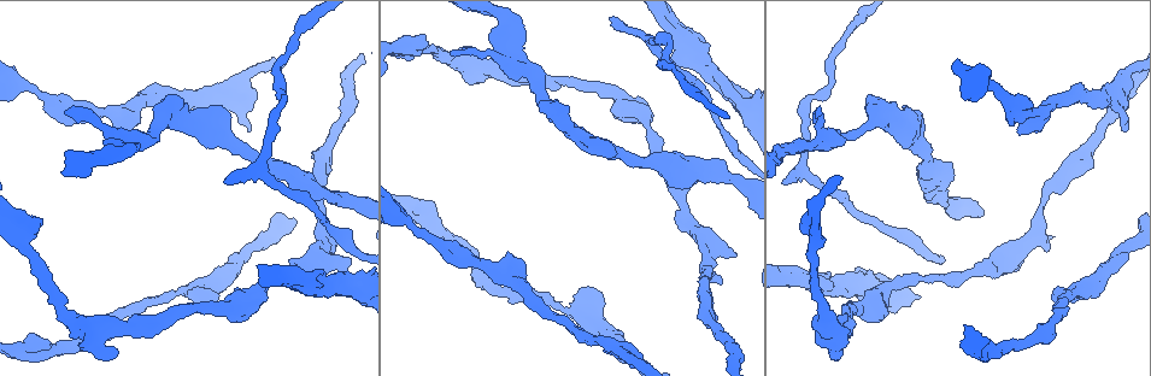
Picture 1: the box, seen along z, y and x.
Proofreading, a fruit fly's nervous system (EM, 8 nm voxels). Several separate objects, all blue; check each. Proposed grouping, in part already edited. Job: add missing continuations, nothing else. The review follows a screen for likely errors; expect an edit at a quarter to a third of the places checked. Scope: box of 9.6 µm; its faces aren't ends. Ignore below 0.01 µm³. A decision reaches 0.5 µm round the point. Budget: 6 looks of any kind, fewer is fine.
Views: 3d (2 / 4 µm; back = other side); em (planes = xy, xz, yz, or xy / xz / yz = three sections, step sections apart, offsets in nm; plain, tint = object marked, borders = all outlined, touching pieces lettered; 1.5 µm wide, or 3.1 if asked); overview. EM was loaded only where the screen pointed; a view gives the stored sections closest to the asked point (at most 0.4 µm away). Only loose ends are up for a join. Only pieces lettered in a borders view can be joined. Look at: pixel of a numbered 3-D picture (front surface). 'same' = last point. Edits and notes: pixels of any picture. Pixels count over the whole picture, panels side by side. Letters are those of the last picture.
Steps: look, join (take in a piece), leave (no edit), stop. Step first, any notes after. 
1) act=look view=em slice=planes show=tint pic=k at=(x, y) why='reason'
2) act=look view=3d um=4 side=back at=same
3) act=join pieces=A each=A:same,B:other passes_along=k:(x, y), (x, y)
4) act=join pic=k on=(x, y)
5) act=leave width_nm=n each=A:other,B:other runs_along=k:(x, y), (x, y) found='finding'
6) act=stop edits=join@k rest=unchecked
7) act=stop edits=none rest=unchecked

act=look view=3d um=2 pic=1 at=(249, 132)

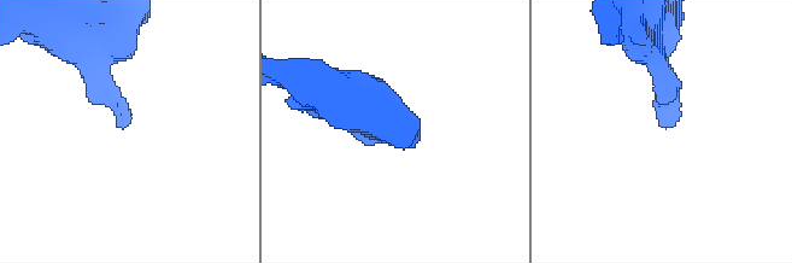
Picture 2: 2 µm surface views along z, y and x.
act=look view=em slice=planes show=borders pic=2 at=(130, 123) why='now the EM'

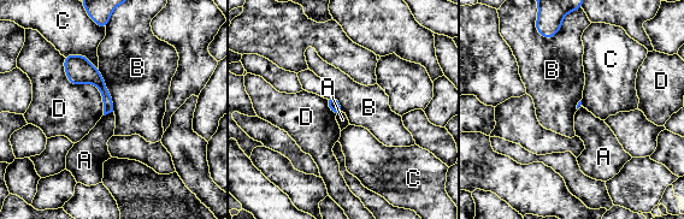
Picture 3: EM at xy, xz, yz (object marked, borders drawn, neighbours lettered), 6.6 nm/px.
act=leave longest_contact=D:480nm each=A:other,B:other,C:other,D:other border=3:(112, 111), (104, 116) found='no lettered piece goes on from it'

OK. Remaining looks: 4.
act=look view=3d um=2 pic=1 at=(578, 290) why='branch stops here'

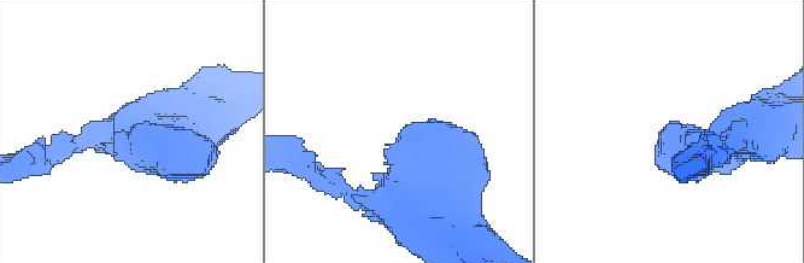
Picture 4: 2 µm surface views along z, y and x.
act=look view=em slice=xy step=8 show=tint pic=4 at=(674, 127) why='shape alone is not enough'

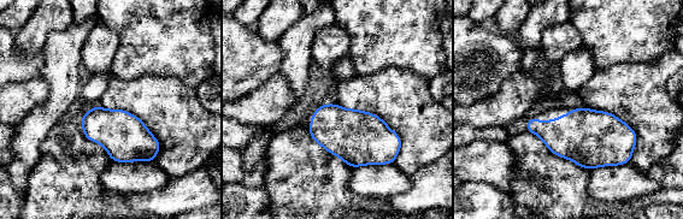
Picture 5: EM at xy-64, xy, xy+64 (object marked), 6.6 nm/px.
act=look view=em slice=planes show=borders at=same why='cut it another way'

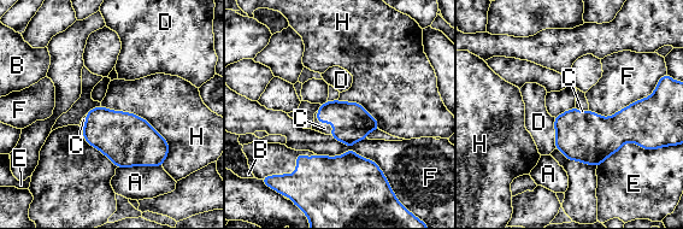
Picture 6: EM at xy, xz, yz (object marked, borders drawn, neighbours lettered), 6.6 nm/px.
act=join pieces=C each=A:other,B:other,C:same,D:other,E:other,F:other,H:other found='the cell continues'

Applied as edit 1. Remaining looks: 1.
act=stop edits=join@6 rest=unchecked

